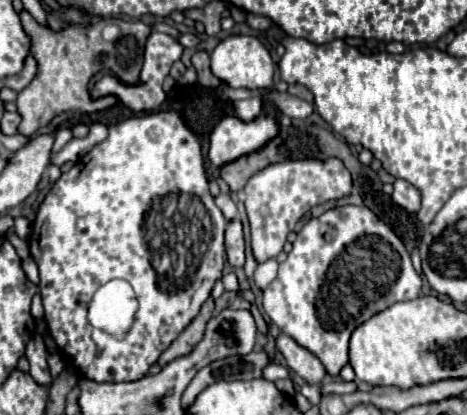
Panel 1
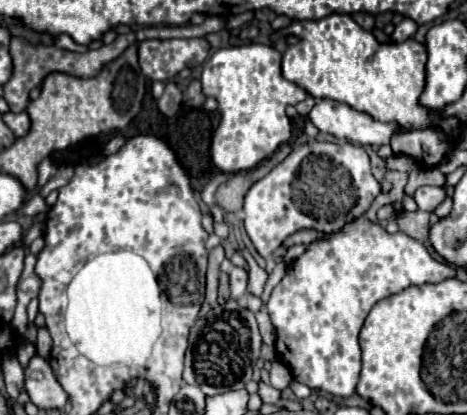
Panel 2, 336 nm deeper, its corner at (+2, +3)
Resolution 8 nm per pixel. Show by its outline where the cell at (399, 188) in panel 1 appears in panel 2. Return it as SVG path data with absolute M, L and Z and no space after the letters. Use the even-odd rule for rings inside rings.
M424 185L424 187L418 187L414 193L414 201L416 201L418 209L422 209L422 211L434 211L436 205L442 203L444 199L446 199L446 193L442 187Z

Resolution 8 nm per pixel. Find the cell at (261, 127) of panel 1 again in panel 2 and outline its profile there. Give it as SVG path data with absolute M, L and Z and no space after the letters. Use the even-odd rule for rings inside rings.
M240 45L218 49L204 61L202 91L206 97L216 97L220 125L212 137L212 163L224 173L254 169L268 159L280 143L290 139L290 119L286 105L296 105L306 97L306 91L286 81L280 73L282 55L268 45Z

